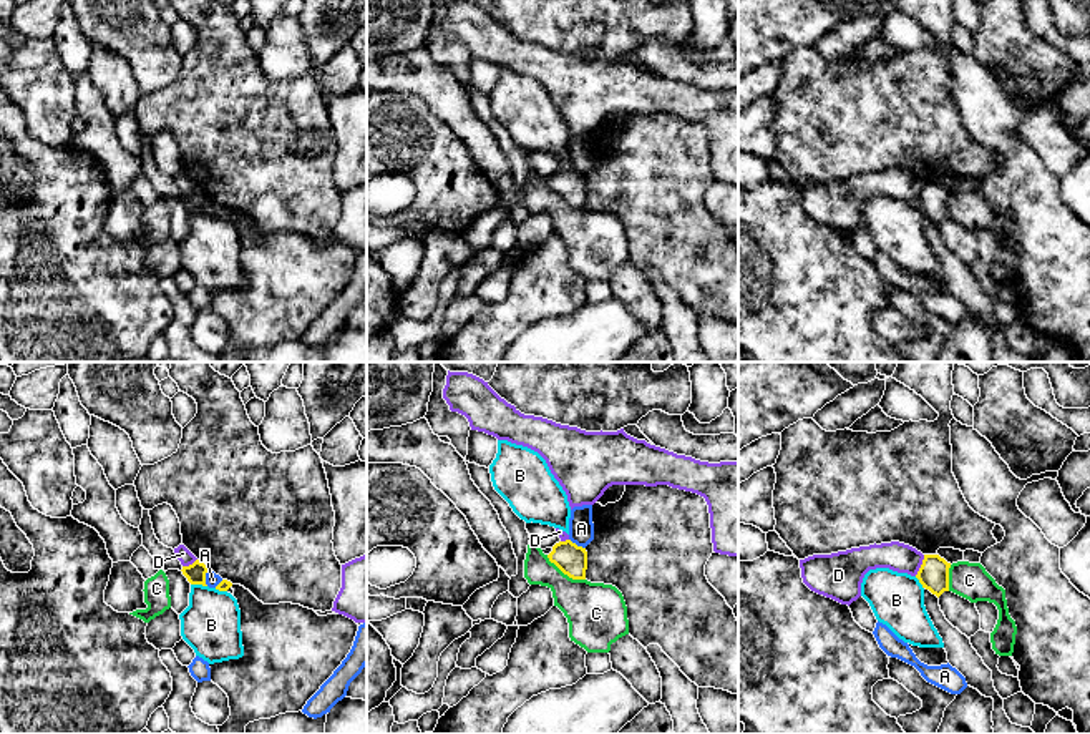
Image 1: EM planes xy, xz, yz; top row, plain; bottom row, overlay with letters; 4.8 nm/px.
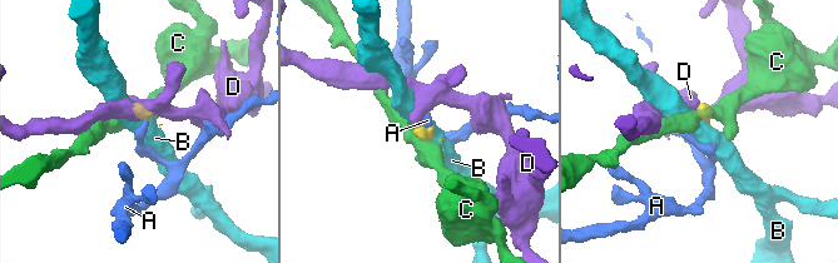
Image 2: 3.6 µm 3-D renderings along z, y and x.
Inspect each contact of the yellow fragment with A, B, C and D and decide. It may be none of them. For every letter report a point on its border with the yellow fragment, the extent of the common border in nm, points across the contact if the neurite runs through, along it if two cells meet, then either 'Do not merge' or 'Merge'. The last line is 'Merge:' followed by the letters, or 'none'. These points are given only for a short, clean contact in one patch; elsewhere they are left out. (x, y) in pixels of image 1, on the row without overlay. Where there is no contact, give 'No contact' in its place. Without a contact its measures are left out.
A: Touches yellow at xy (204, 206). Shared border 80 nm. Boundary: xy (209, 198), (206, 201), (206, 213). Do not merge
B: Touches yellow at xy (199, 211). Shared border 80 nm. Boundary: xy (191, 211), (206, 215). Do not merge
C: Touches yellow at xz (564, 201). Shared border 220 nm. Boundary: xz (546, 183), (569, 205), (584, 208). Do not merge
D: Touches yellow at yz (921, 193). Shared border 120 nm. Boundary: yz (924, 183), (914, 203). Do not merge
Merge: none

